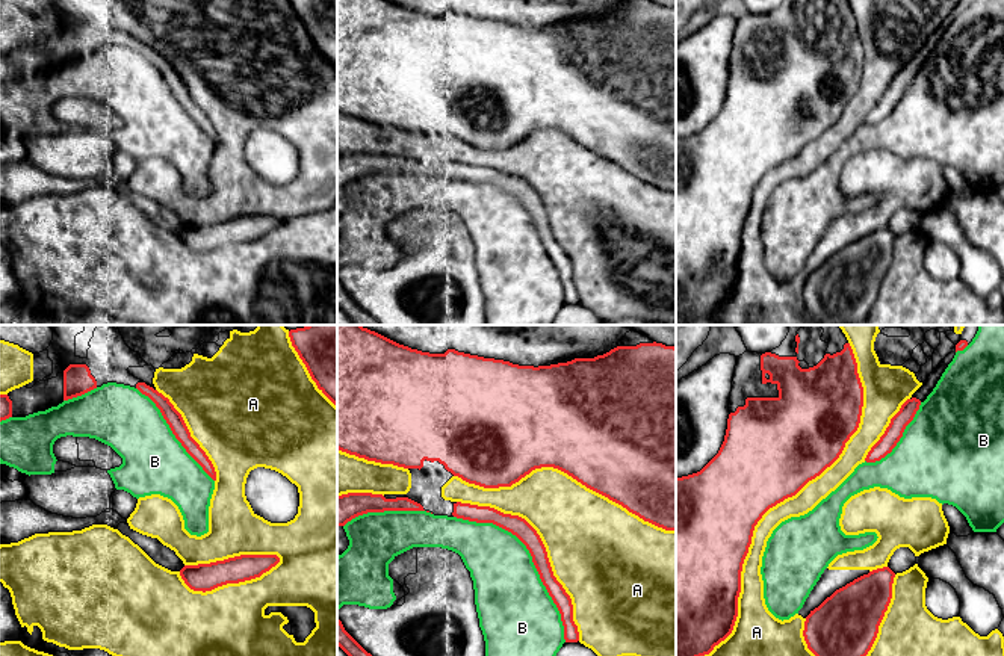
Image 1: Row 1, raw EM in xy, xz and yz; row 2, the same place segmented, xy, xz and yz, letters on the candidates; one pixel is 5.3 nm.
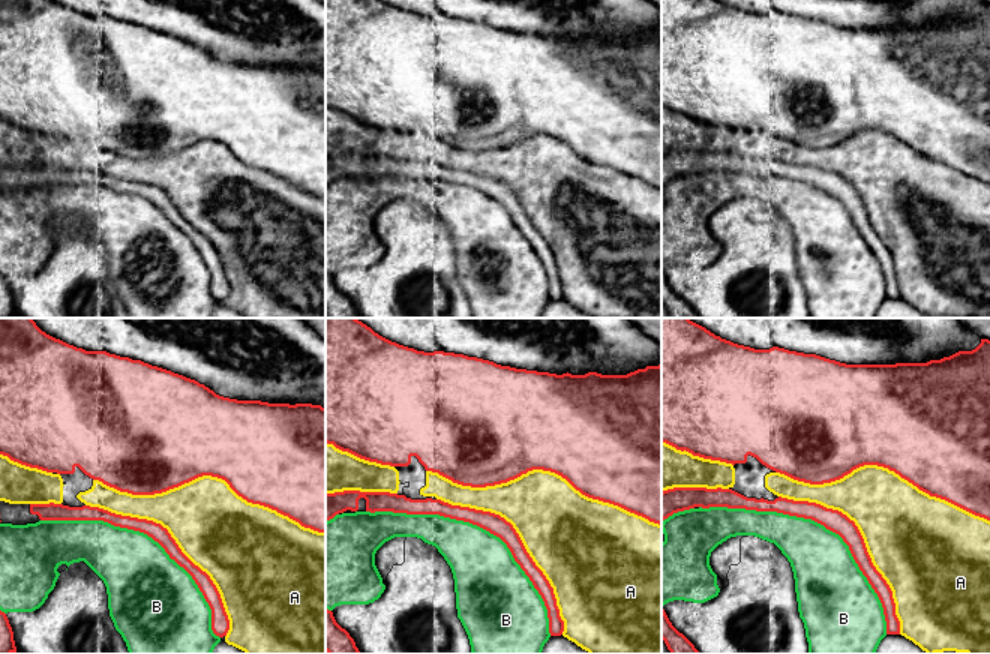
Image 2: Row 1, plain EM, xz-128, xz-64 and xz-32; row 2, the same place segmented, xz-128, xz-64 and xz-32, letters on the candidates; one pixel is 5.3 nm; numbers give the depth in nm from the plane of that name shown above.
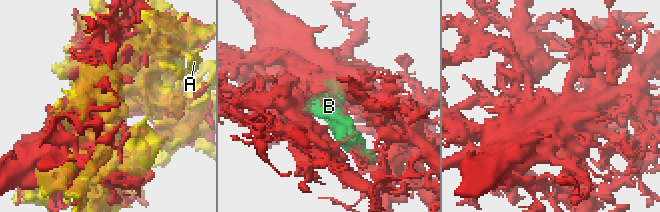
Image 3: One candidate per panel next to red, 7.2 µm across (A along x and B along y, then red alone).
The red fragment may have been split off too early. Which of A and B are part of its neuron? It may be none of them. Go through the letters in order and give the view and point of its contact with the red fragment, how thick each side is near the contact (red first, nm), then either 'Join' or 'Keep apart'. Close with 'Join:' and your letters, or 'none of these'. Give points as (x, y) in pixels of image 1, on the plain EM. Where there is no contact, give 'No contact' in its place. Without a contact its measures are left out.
A: Touches red at yz (776, 165). Thickness 480 nm (red) against 120 nm. Keep apart
B: Touches red at xz (532, 219). Thickness 100 nm (red) against 380 nm. Join
Join: B

